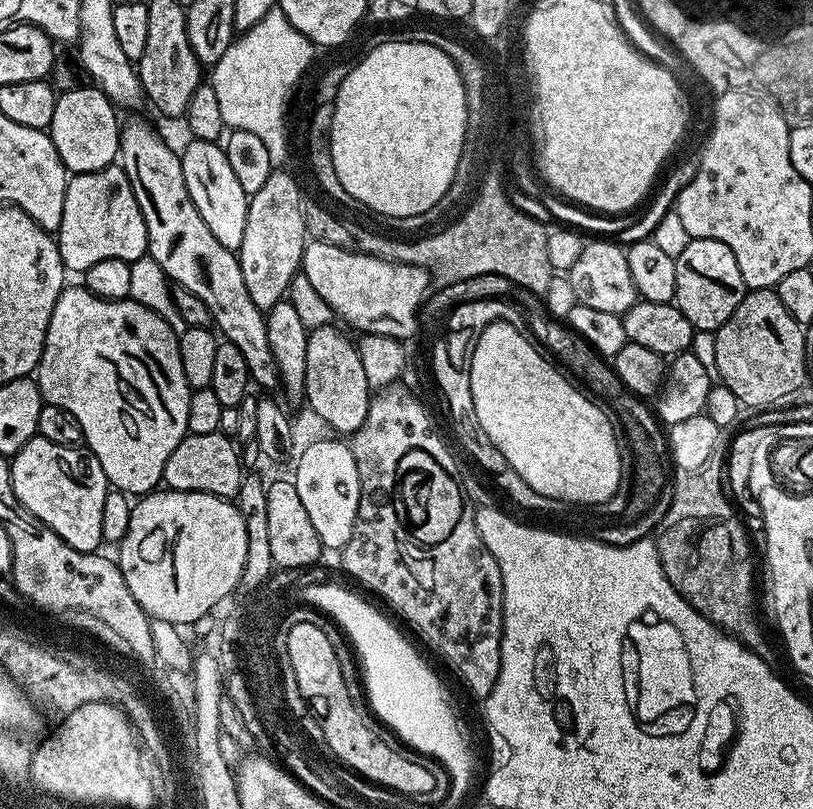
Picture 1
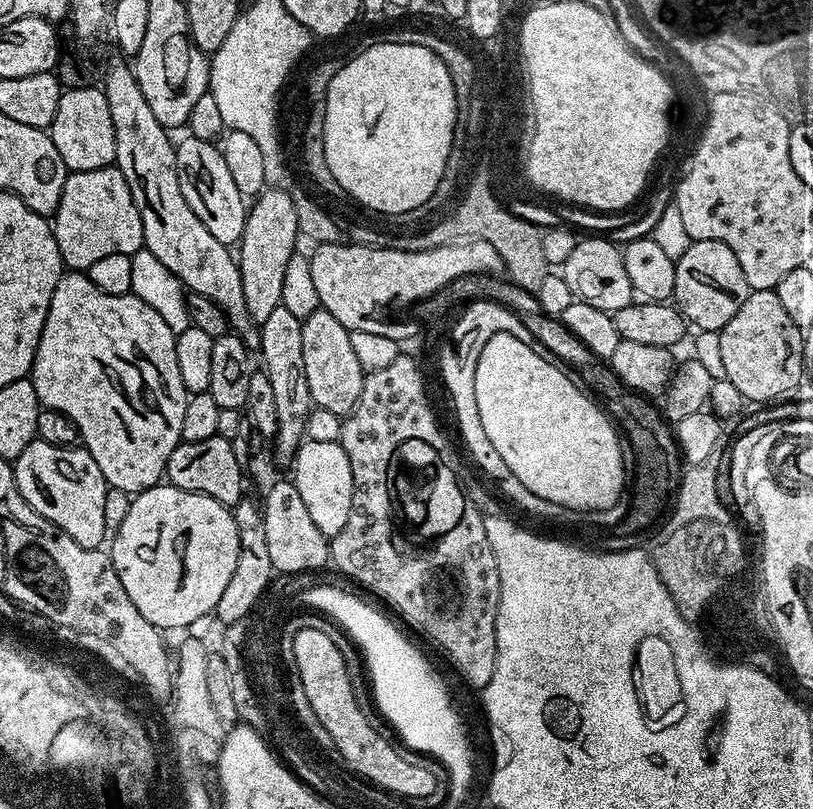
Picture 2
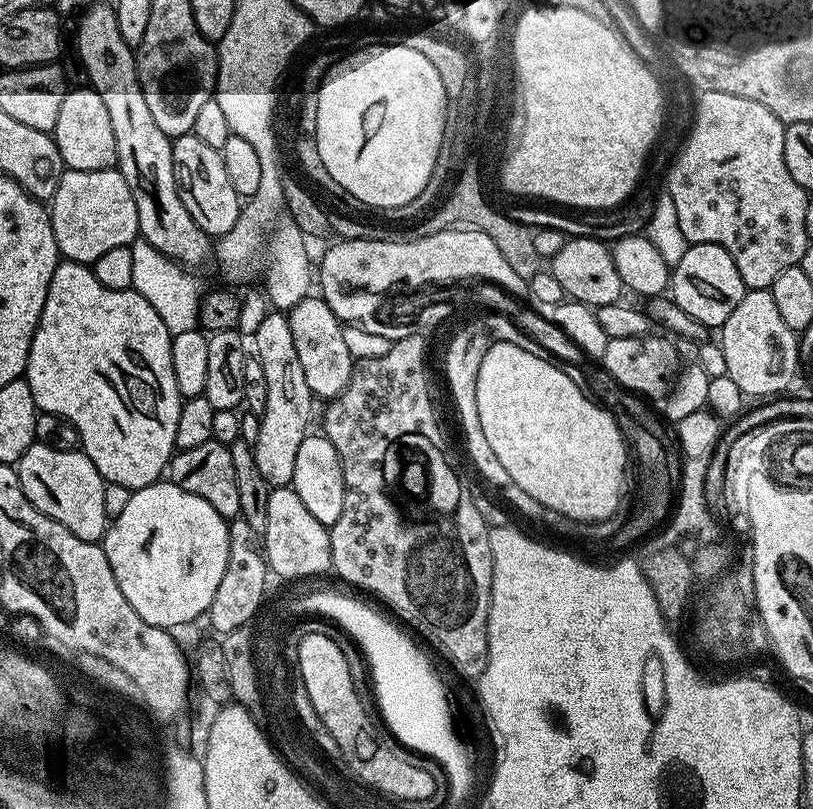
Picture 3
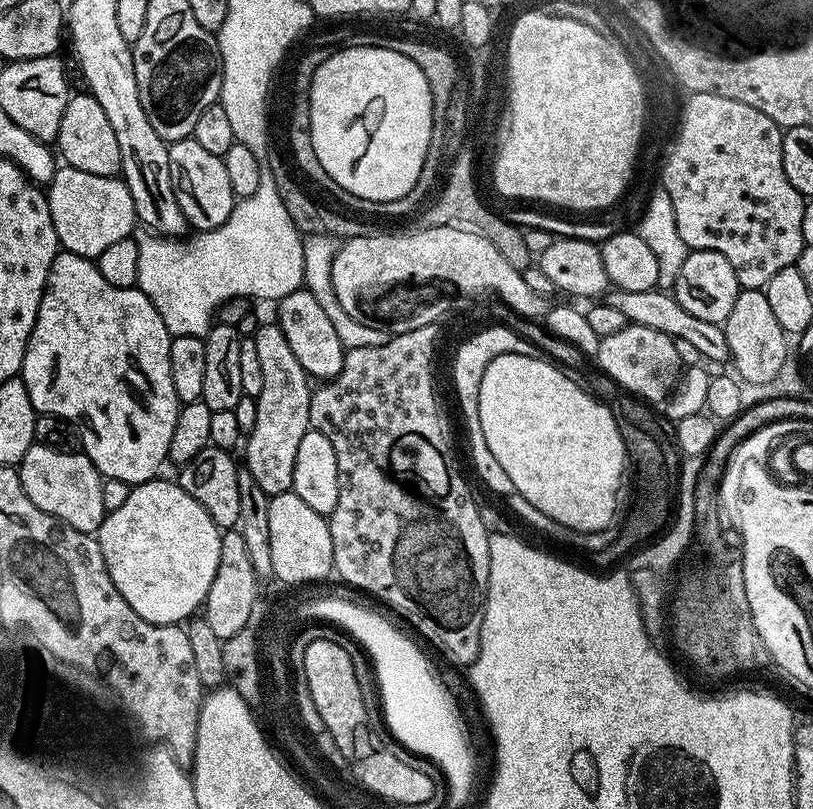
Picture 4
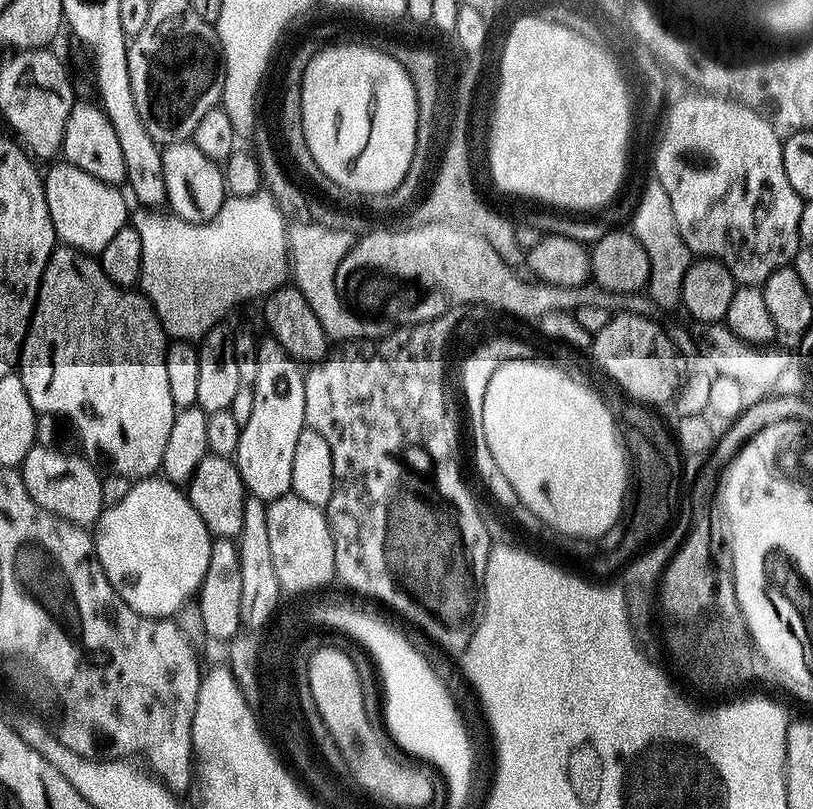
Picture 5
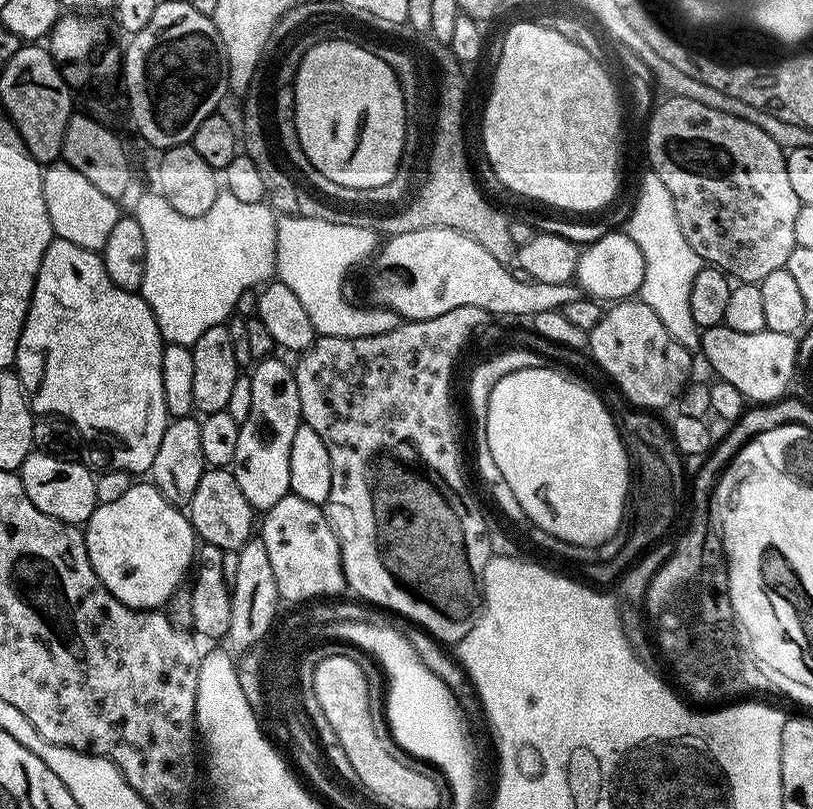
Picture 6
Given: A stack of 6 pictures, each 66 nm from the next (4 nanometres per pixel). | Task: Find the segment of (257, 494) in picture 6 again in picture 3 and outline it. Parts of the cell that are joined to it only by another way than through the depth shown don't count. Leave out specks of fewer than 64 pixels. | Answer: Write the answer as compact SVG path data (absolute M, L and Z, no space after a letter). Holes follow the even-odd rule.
M270 310L266 314L259 323L254 343L256 343L254 356L260 360L263 373L266 374L266 382L269 383L265 410L258 416L260 429L256 432L256 438L254 437L254 462L257 463L259 473L269 486L283 488L291 485L294 478L294 462L298 459L298 446L302 446L302 442L310 435L308 423L312 420L314 397L310 386L306 386L306 374L302 370L302 361L298 359L298 349L294 346L294 334L290 334L290 322L283 311Z

